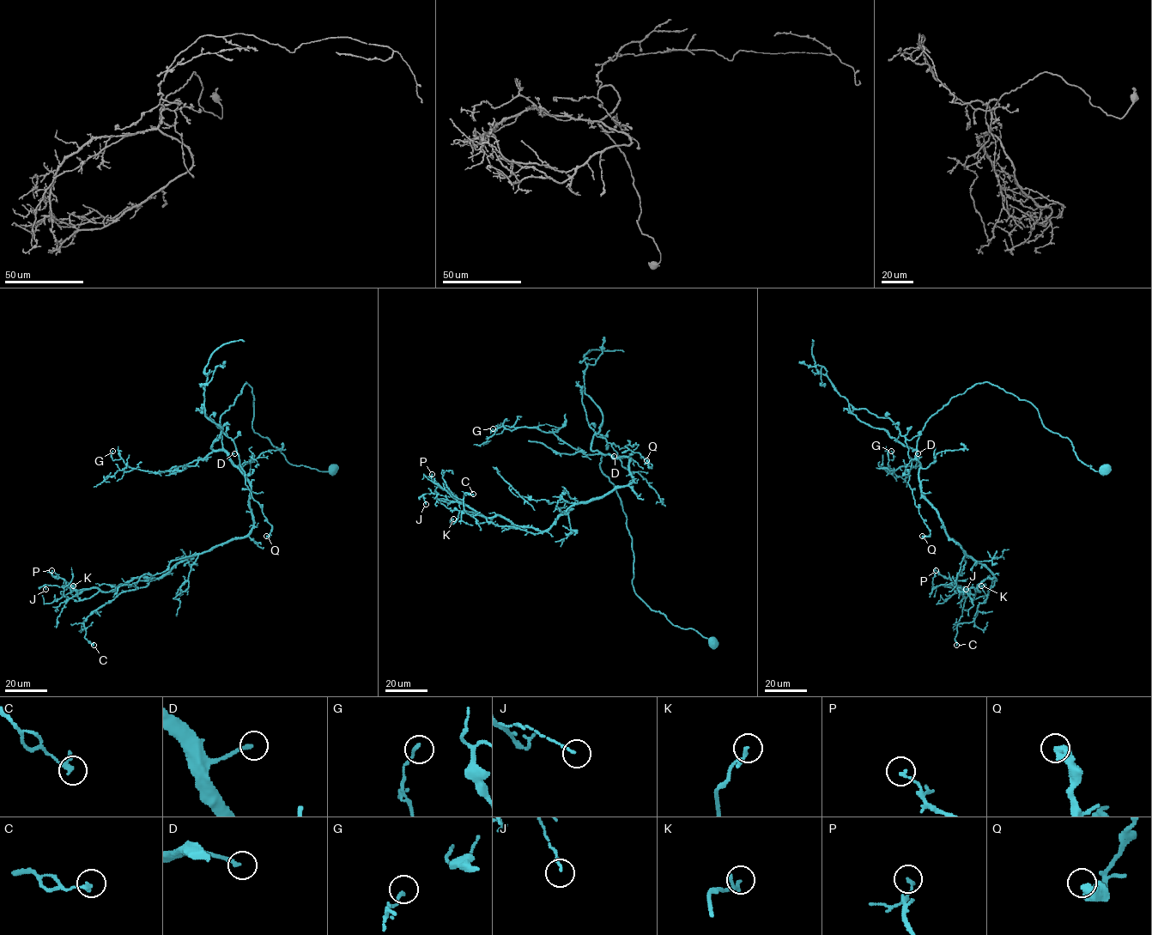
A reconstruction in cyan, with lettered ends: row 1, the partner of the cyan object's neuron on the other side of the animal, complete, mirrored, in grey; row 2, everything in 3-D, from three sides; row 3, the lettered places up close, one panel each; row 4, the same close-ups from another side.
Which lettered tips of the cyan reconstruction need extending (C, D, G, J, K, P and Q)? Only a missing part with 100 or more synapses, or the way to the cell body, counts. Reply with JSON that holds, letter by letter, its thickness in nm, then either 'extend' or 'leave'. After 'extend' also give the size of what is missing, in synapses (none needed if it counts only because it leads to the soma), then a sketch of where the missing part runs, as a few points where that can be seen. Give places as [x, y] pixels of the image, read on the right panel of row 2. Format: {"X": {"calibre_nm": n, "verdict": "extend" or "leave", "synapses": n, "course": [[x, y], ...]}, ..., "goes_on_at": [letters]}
{"C": {"calibre_nm": 260, "verdict": "leave"}, "D": {"calibre_nm": 190, "verdict": "leave"}, "G": {"calibre_nm": 160, "verdict": "leave"}, "J": {"calibre_nm": 130, "verdict": "leave"}, "K": {"calibre_nm": 130, "verdict": "leave"}, "P": {"calibre_nm": 160, "verdict": "leave"}, "Q": {"calibre_nm": 400, "verdict": "leave"}, "goes_on_at": []}

